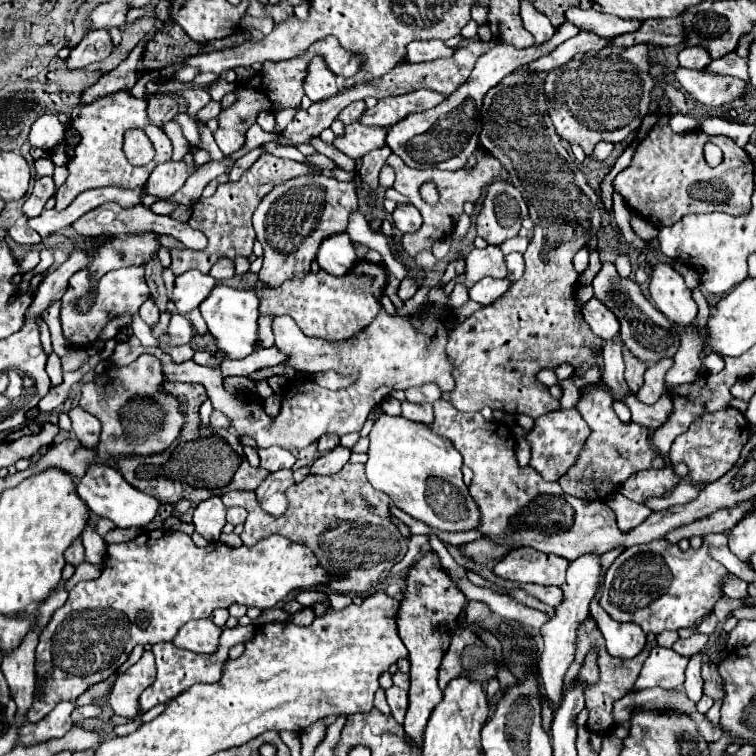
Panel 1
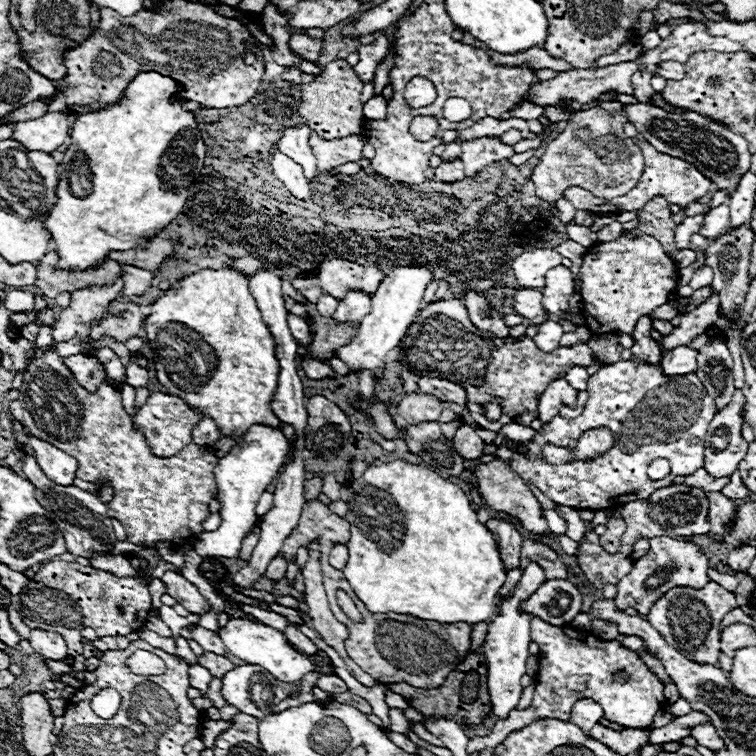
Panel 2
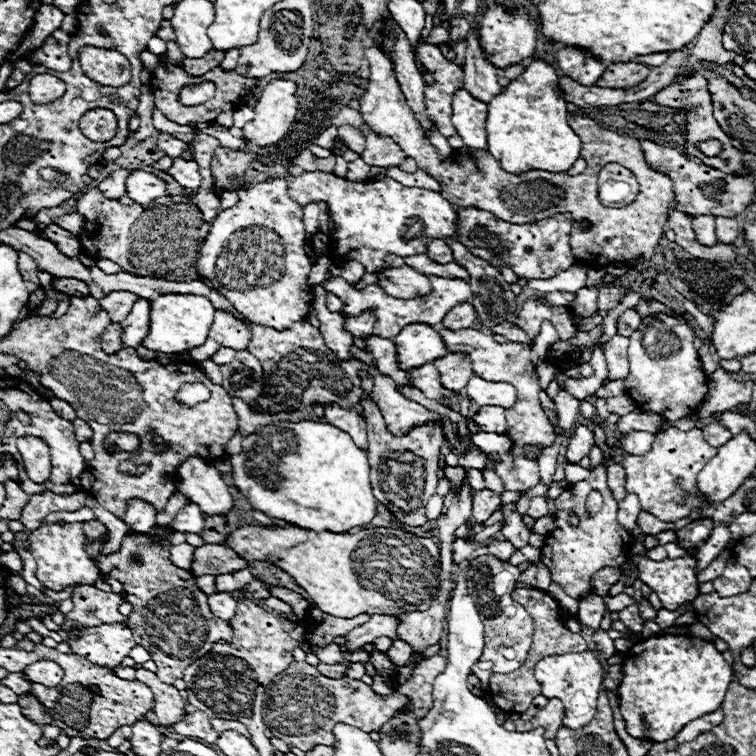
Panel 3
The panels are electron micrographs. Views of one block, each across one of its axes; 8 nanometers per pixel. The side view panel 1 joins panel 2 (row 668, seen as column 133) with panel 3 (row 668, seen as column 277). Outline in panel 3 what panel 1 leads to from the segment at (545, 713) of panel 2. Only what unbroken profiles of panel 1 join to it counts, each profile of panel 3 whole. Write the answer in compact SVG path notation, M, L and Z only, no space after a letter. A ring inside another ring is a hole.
M568 652L568 654L554 654L546 656L536 664L534 670L536 680L542 686L542 696L546 698L560 698L564 702L564 726L578 730L584 728L596 714L596 702L600 694L600 686L604 680L604 668L598 660L596 652Z

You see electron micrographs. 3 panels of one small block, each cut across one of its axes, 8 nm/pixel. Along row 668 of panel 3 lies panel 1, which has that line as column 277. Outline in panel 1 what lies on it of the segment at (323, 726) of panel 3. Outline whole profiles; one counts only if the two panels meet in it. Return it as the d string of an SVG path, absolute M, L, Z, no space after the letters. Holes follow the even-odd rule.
M362 260L344 276L332 276L328 272L308 272L304 278L294 276L292 280L282 282L278 288L266 288L260 284L256 288L260 300L260 316L282 316L288 314L296 320L300 330L306 336L324 338L324 340L346 340L358 330L370 326L370 322L382 312L382 294L388 282L386 270L378 264Z

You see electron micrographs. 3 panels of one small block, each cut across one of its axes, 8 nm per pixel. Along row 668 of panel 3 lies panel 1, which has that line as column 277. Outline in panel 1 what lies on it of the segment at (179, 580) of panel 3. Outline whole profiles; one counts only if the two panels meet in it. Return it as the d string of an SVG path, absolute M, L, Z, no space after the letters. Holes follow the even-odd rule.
M272 154L262 156L248 172L242 174L242 178L238 182L228 182L228 184L220 184L216 194L210 198L200 198L194 206L192 206L192 216L188 220L188 224L192 228L198 228L206 234L208 238L208 248L202 252L194 252L194 250L172 250L172 272L174 276L180 276L180 272L188 272L188 270L200 270L204 274L210 272L212 264L226 256L226 258L236 258L240 256L250 256L252 254L252 246L256 242L256 234L252 228L252 214L258 208L260 200L280 182L288 180L288 178L296 178L302 174L312 174L314 170L310 170L306 164L294 162L294 160L286 160L286 158L276 158Z

